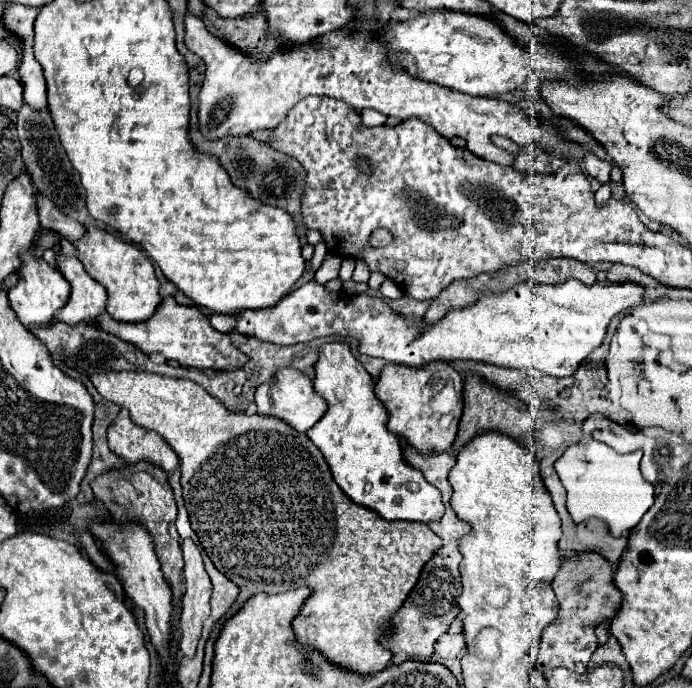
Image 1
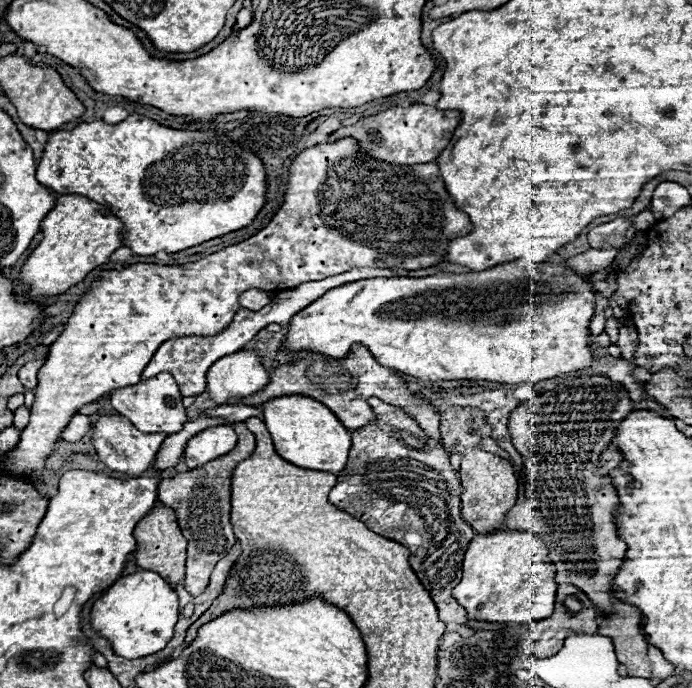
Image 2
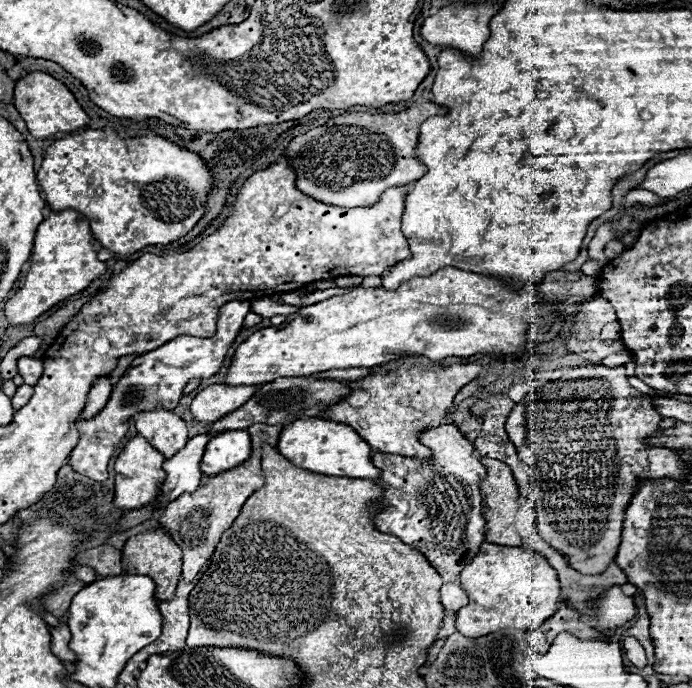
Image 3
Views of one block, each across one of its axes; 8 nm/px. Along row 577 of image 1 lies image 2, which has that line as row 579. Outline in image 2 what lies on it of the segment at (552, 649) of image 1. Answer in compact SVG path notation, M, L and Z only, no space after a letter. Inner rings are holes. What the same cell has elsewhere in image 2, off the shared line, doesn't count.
M568 374L560 380L560 384L552 390L546 390L524 404L520 404L508 422L508 430L516 450L524 458L524 476L526 476L526 500L516 512L516 530L528 530L538 534L550 550L550 560L556 564L556 582L558 584L574 584L598 606L600 614L612 612L610 604L610 584L618 574L618 568L624 560L626 544L618 538L618 528L614 524L616 508L620 504L618 492L610 480L610 476L598 474L598 460L604 448L610 446L612 438L618 432L620 422L634 410L632 400L628 398L628 390L622 384L610 382L608 376L576 376ZM576 404L608 404L612 410L604 412L562 412L560 406L576 406Z

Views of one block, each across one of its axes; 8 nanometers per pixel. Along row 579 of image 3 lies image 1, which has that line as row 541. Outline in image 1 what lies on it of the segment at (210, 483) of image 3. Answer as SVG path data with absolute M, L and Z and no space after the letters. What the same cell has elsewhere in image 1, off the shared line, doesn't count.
M192 538L182 542L182 552L186 560L184 568L184 598L182 598L182 614L180 614L180 652L186 658L196 656L196 648L200 642L200 632L204 620L210 616L210 596L212 596L212 582L204 568L204 560L200 548L194 544Z

